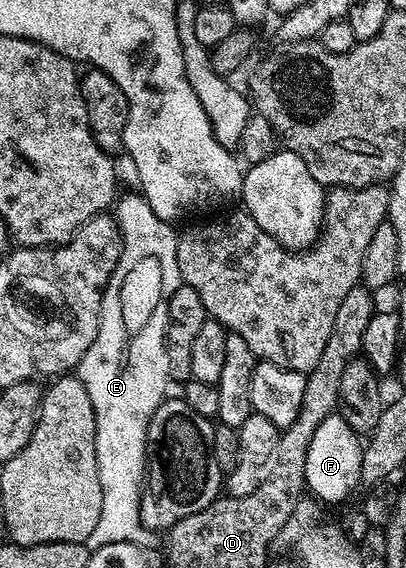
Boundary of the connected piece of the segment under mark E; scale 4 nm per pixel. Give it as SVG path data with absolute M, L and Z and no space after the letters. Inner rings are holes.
M139 192L122 197L114 205L122 238L120 258L104 288L98 335L78 366L78 376L86 387L86 395L90 395L90 403L94 403L94 447L98 479L102 483L102 515L98 515L98 524L86 542L92 551L123 541L151 546L153 530L144 526L140 514L140 495L146 476L148 424L169 392L164 336L170 295L174 295L182 283L176 254L177 230L172 230L175 228L169 222L158 219L150 203Z

